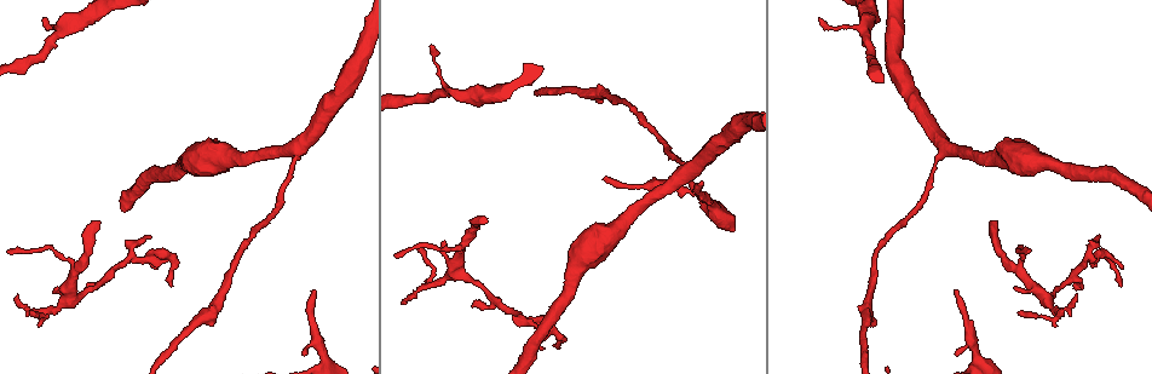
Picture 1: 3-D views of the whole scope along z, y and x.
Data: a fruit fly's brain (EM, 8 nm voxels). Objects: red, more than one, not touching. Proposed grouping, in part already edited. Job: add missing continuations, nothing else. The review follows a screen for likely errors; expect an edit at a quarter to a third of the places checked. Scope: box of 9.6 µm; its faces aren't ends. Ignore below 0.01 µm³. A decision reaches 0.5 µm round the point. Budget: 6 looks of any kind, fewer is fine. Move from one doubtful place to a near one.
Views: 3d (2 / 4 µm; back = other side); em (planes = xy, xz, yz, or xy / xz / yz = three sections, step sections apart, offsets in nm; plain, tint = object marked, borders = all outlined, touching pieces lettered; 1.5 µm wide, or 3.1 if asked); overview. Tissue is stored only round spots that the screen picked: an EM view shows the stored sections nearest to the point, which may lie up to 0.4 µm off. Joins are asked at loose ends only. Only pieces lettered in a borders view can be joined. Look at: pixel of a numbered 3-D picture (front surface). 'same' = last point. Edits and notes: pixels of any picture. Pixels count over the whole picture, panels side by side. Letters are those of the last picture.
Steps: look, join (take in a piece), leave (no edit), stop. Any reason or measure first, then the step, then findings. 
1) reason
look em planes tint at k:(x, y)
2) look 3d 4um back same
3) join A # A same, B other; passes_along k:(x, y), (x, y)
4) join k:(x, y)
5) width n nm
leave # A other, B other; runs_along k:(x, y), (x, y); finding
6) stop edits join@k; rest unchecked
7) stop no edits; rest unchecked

branch stops here
look em planes plain at 1:(485, 221)

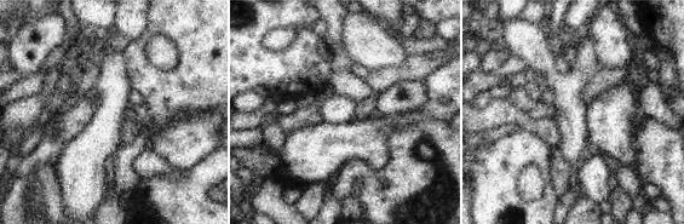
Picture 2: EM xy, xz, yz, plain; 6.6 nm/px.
what lies round it
look em planes borders same

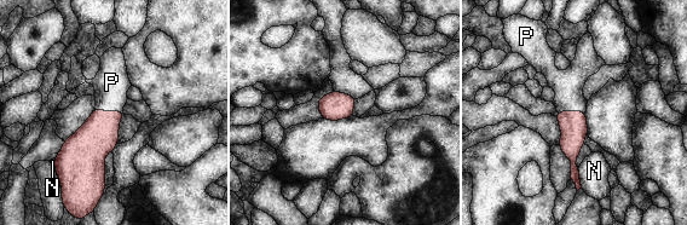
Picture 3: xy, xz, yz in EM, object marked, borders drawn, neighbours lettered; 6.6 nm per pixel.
width 180 nm
join P # N other, P same; passes_along 3:(99, 134), (109, 111), (111, 82); it goes on there

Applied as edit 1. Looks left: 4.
tapers out
look em xz step 8 borders at 1:(1018, 315)

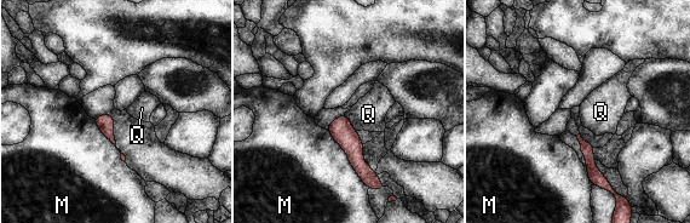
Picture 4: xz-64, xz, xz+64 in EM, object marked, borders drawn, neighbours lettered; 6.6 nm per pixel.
leave # M other, Q other; runs_along 4:(340, 119), (357, 163), (374, 177); no lettered piece goes on from it

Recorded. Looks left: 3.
free end
look 3d 2um at 1:(956, 291)

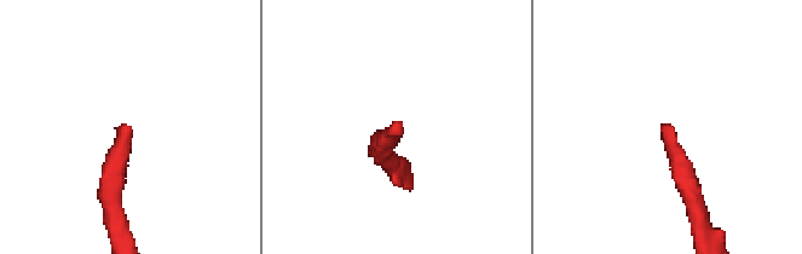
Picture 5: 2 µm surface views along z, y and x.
now the EM
look em xy step 4 tint at 5:(391, 125)

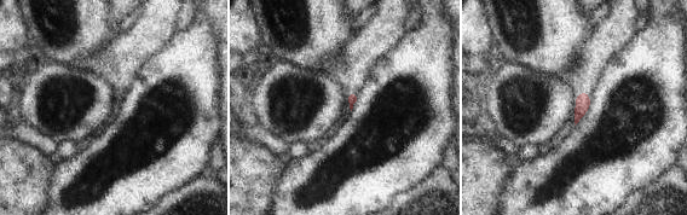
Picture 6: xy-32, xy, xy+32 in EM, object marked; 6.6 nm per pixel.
look em xy step 4 borders same

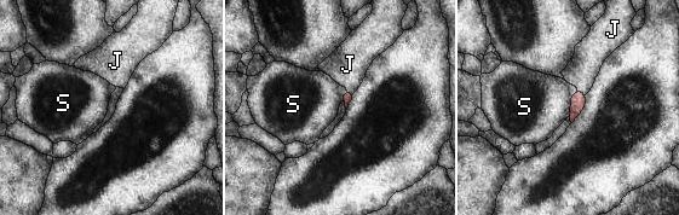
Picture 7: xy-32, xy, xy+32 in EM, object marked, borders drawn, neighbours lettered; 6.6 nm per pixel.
join J # J same, S other; passes_along 7:(579, 99), (581, 92), (585, 65); the neuron continues

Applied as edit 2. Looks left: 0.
stop edits join@3, join@7; rest unchecked

